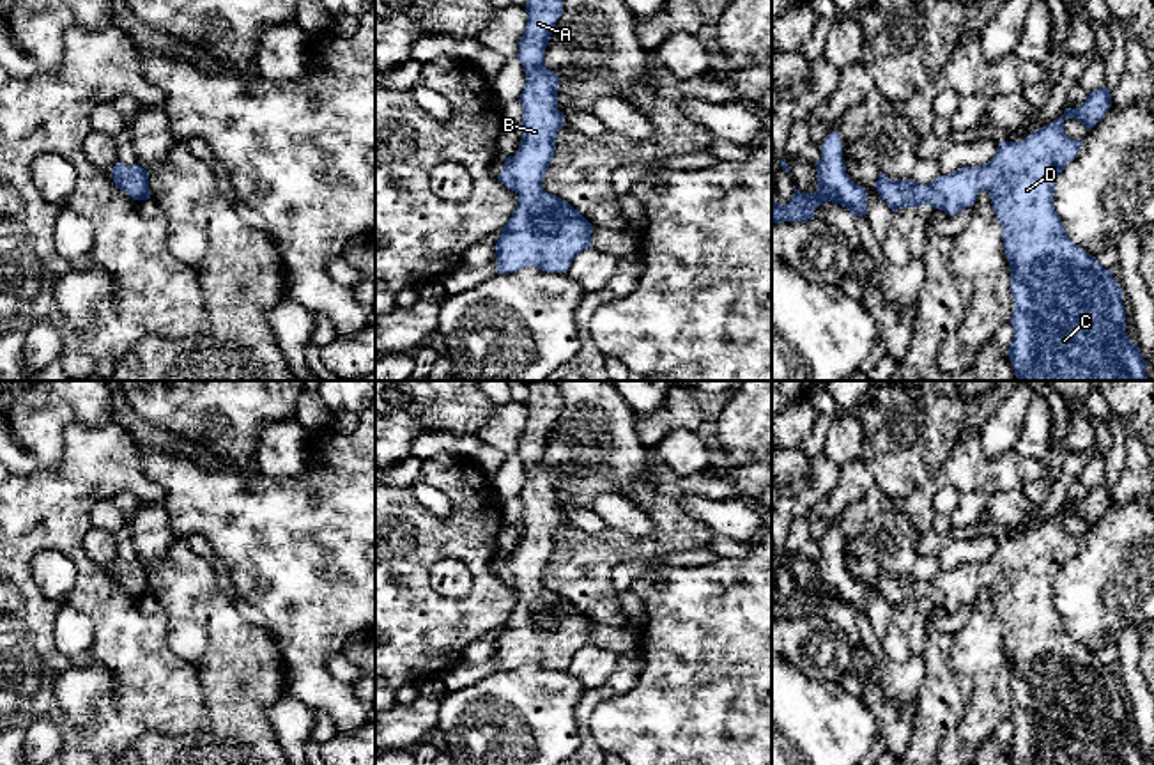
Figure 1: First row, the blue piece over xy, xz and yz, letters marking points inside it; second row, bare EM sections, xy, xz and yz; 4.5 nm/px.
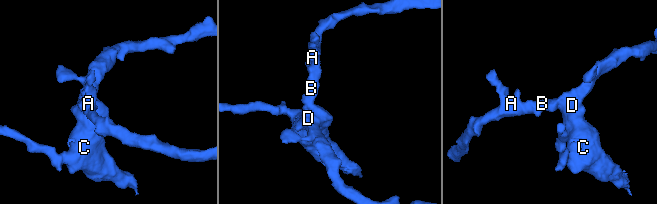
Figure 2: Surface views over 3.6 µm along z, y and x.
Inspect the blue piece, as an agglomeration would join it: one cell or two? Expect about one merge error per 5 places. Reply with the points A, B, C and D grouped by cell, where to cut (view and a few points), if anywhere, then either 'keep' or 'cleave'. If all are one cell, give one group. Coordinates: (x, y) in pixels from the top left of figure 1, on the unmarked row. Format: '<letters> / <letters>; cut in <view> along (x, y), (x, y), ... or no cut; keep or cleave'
A B C D; no cut; keep

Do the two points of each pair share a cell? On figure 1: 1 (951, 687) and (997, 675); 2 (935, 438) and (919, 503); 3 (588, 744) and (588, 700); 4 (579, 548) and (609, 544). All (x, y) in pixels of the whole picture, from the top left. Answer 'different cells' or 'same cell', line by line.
1: different cells
2: different cells
3: same cell
4: same cell

